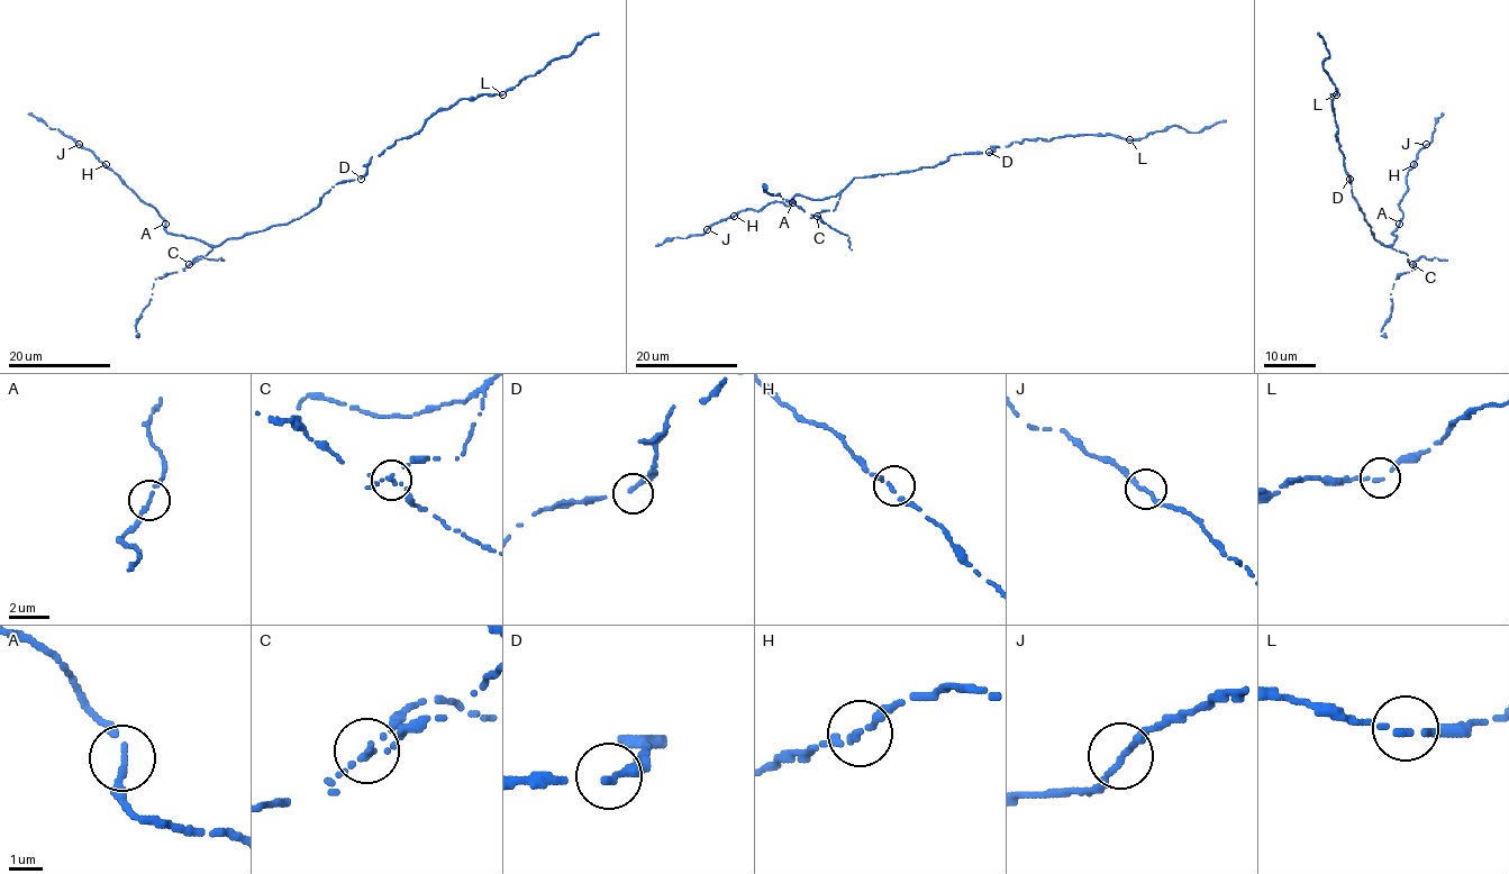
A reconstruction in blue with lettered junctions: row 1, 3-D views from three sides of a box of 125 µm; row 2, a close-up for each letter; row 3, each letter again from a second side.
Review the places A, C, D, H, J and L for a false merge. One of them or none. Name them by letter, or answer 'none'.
C

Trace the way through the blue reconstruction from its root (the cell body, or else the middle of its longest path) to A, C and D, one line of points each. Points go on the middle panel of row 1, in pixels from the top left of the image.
A: (943, 163), (855, 178), (835, 196), (824, 199), (796, 196), (792, 202)
C: (943, 163), (855, 178), (843, 190), (835, 208), (824, 209), (817, 216)
D: (943, 163), (952, 154), (989, 152)

